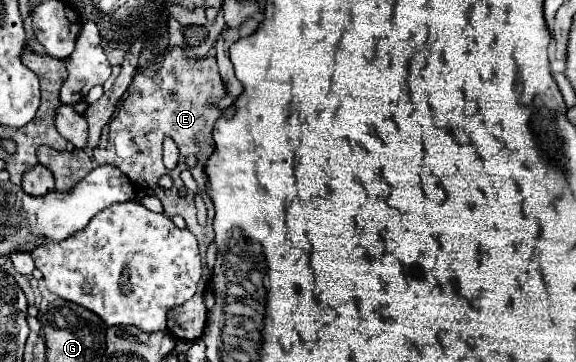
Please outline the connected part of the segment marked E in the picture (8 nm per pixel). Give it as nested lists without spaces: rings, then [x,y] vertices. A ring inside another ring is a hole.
[[[167,48],[161,56],[147,62],[145,68],[139,66],[139,70],[133,76],[133,84],[129,84],[127,92],[121,96],[119,104],[113,110],[111,122],[103,128],[99,144],[93,148],[93,160],[103,164],[117,166],[133,184],[137,192],[137,200],[143,196],[157,196],[165,206],[165,216],[183,216],[187,230],[191,230],[199,240],[201,254],[207,252],[209,244],[214,241],[215,232],[213,221],[215,210],[213,204],[203,188],[205,184],[205,158],[213,154],[213,124],[221,116],[221,110],[215,106],[209,106],[211,102],[217,102],[225,96],[225,86],[219,78],[217,60],[213,56],[191,60],[187,58],[183,48]],[[165,138],[171,138],[179,148],[179,164],[175,170],[167,170],[161,160],[161,144]],[[189,154],[197,156],[195,167],[185,166],[185,158]],[[188,169],[199,184],[199,194],[203,196],[203,202],[207,206],[207,224],[201,226],[197,222],[197,208],[195,208],[195,194],[187,194],[185,198],[179,198],[177,190],[183,188],[183,180],[179,178],[181,170]],[[169,174],[173,178],[173,188],[161,190],[157,186],[157,180]]]

